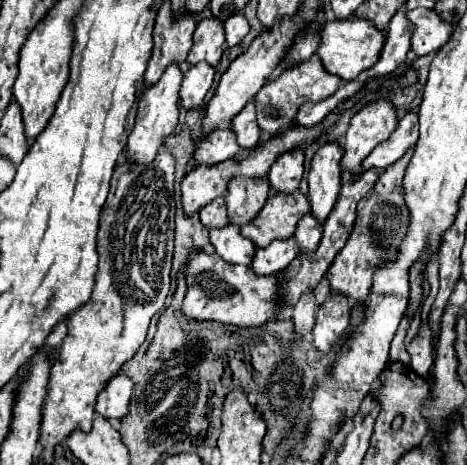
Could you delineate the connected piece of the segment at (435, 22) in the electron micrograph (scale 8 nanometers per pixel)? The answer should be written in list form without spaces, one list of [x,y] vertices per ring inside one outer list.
[[[413,9],[407,11],[407,17],[415,23],[415,33],[411,39],[411,51],[417,55],[429,55],[437,53],[443,43],[449,41],[451,37],[451,23],[441,19],[433,9]]]

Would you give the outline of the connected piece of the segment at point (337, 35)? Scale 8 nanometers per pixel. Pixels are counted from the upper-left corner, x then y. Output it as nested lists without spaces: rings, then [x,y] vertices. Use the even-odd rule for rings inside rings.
[[[353,17],[349,21],[329,21],[323,27],[317,55],[321,57],[323,67],[329,73],[339,75],[345,81],[353,81],[355,77],[359,77],[359,73],[371,69],[371,65],[379,61],[379,53],[383,51],[383,41],[385,41],[385,31],[375,29],[375,25],[371,25],[371,21],[367,19]]]

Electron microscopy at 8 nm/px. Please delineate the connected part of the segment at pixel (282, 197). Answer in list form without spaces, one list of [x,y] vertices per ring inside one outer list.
[[[301,191],[289,195],[275,193],[267,199],[255,221],[241,227],[241,235],[257,247],[267,247],[275,239],[289,239],[303,215],[309,213],[309,201]]]

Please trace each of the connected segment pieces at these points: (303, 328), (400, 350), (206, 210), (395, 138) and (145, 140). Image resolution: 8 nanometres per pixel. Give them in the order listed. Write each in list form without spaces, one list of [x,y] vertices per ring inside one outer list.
[[[303,293],[299,305],[293,307],[293,323],[295,323],[295,337],[301,339],[305,333],[311,333],[315,325],[315,297],[313,293]]]
[[[405,314],[403,319],[401,320],[401,323],[399,324],[397,333],[391,342],[389,354],[391,360],[401,362],[404,365],[409,365],[410,363],[410,355],[406,351],[404,345],[404,339],[410,327],[410,322],[411,319],[409,319],[407,314]]]
[[[217,197],[215,201],[207,203],[207,207],[203,207],[199,211],[199,217],[201,217],[201,223],[205,227],[225,227],[229,223],[227,209],[225,209],[225,199]]]
[[[409,111],[405,117],[399,119],[397,129],[391,133],[391,137],[375,147],[371,155],[363,161],[363,171],[375,167],[379,171],[393,165],[403,153],[419,141],[419,117],[417,111]]]
[[[171,63],[163,77],[147,87],[141,97],[139,97],[139,111],[137,111],[137,119],[135,119],[135,127],[129,135],[127,141],[127,161],[131,163],[151,163],[159,151],[159,147],[163,145],[165,135],[169,135],[175,125],[177,125],[177,99],[179,99],[179,87],[183,81],[183,69],[179,63]]]

